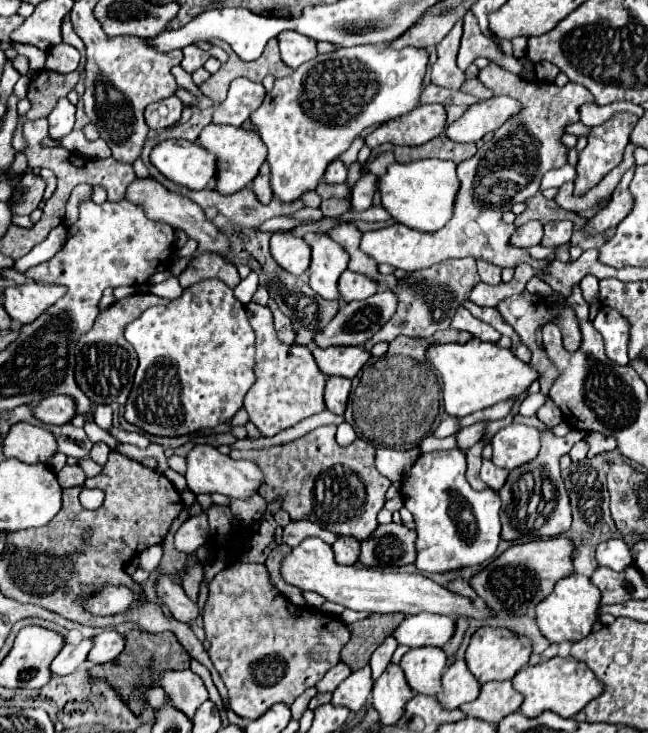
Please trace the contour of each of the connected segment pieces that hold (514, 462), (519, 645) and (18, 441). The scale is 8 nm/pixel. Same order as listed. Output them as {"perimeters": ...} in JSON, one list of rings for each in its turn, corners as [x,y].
{"perimeters":[[[[509,424],[501,428],[491,438],[493,464],[499,468],[513,470],[531,462],[533,458],[537,458],[541,448],[539,436],[541,432],[537,428],[525,424]]],[[[479,628],[471,636],[471,644],[465,652],[465,660],[473,676],[485,684],[489,680],[507,680],[513,678],[517,670],[521,670],[531,656],[531,640],[527,636],[519,636],[507,628]]],[[[19,422],[9,430],[3,452],[7,458],[17,458],[25,464],[47,464],[57,452],[57,440],[45,428]]]]}

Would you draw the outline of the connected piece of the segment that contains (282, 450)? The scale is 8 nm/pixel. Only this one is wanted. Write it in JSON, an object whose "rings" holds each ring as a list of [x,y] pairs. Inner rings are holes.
{"rings":[[[319,426],[283,446],[261,450],[231,450],[231,458],[255,462],[265,472],[261,496],[267,504],[281,500],[281,508],[291,520],[309,520],[335,536],[353,536],[367,540],[377,528],[377,512],[385,504],[385,492],[391,486],[375,468],[375,446],[357,438],[351,446],[341,448],[335,442],[337,426]]]}

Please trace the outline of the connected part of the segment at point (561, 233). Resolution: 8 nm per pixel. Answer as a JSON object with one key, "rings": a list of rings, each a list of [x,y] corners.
{"rings":[[[569,220],[551,222],[549,226],[545,226],[545,236],[541,240],[541,246],[563,246],[563,244],[567,244],[571,238],[571,230],[573,230],[573,224]]]}

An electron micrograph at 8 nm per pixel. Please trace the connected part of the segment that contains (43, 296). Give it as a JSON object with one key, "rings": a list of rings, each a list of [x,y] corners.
{"rings":[[[29,282],[23,286],[7,288],[3,294],[3,306],[11,316],[11,320],[19,324],[31,324],[63,294],[65,288],[49,288],[47,284]]]}

